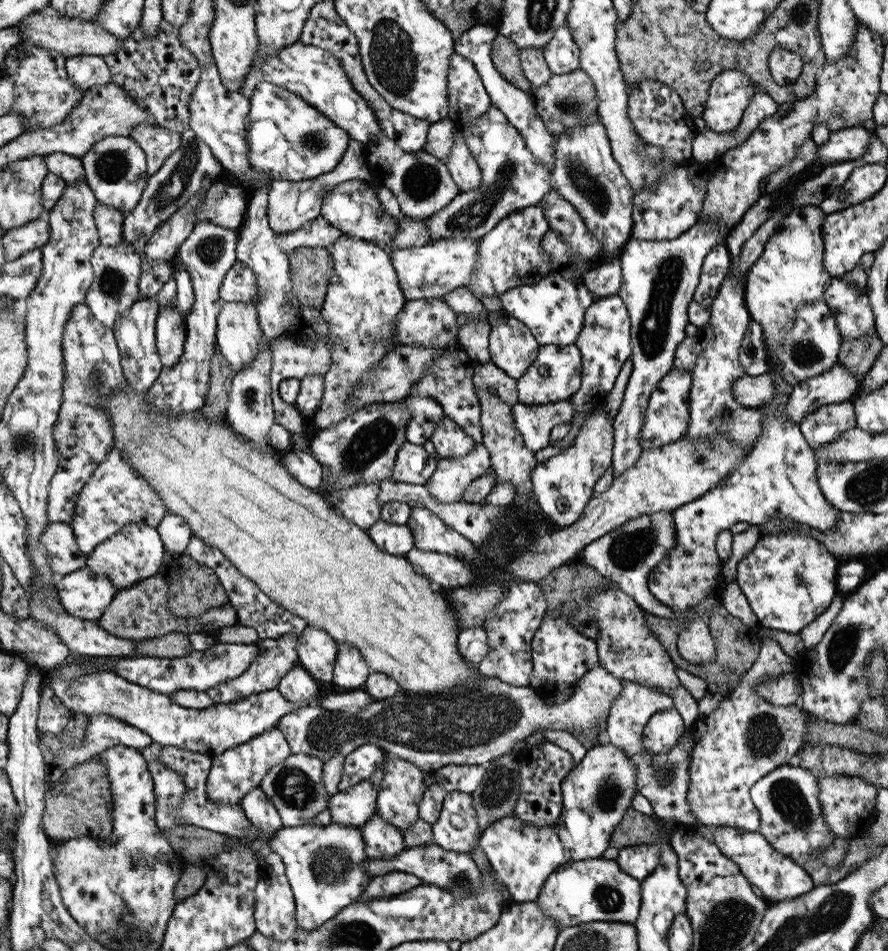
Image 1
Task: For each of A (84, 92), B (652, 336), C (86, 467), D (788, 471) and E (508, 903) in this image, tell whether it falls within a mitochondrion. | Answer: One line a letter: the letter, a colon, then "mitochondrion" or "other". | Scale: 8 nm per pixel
A: other
B: mitochondrion
C: other
D: other
E: other

